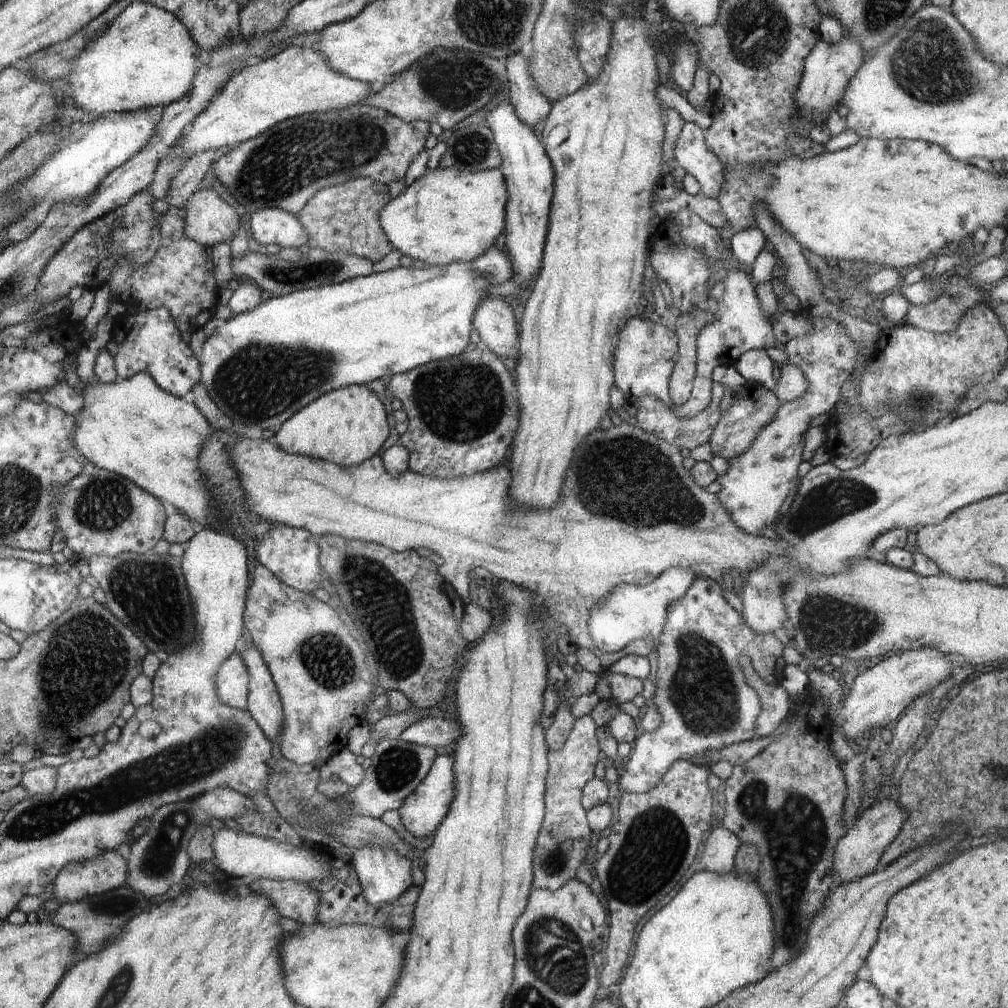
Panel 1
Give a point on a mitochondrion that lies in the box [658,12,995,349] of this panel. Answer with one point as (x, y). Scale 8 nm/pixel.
(937, 40)

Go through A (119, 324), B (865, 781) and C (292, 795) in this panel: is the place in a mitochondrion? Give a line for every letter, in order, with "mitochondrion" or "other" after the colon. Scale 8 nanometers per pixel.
A: other
B: other
C: other

